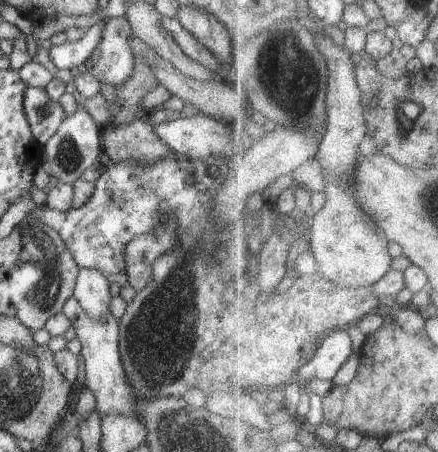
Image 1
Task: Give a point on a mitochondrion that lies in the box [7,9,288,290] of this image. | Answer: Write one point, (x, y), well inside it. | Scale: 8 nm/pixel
(69, 155)

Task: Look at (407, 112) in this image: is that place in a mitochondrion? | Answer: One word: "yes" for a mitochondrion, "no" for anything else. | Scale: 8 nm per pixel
yes

